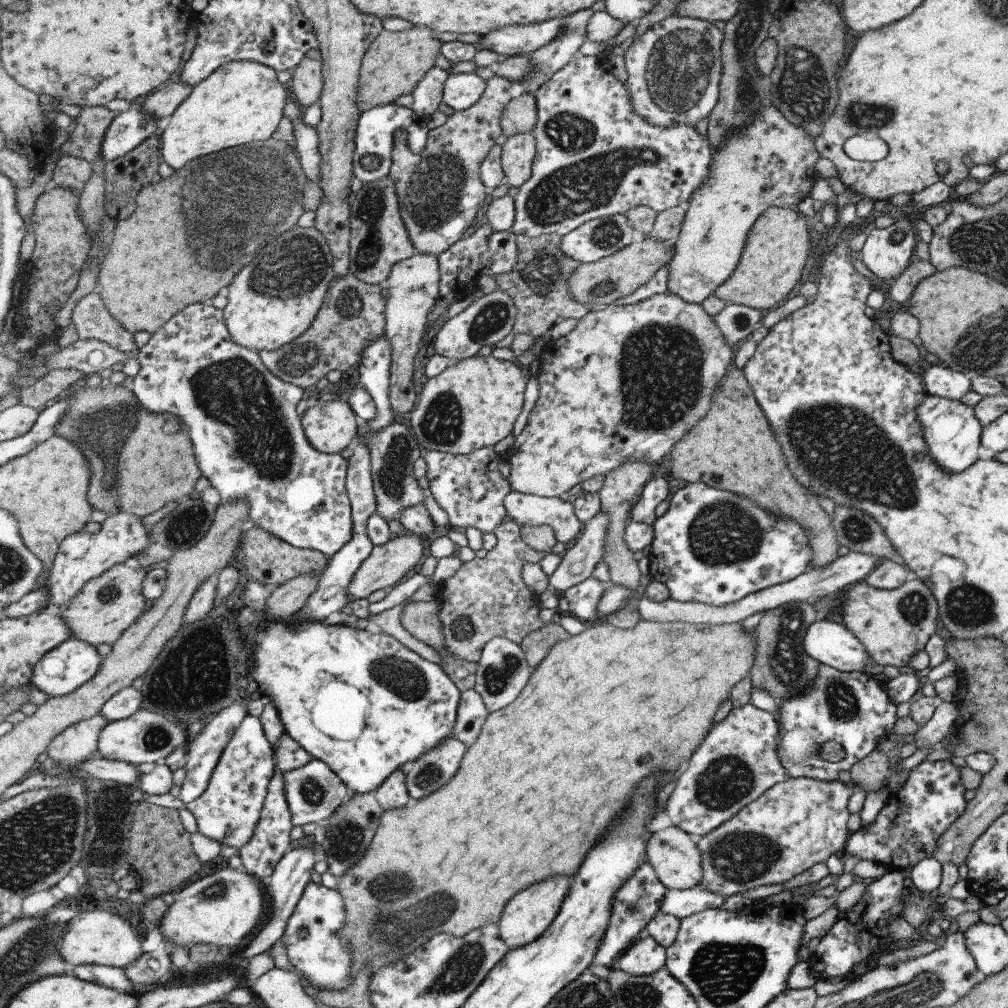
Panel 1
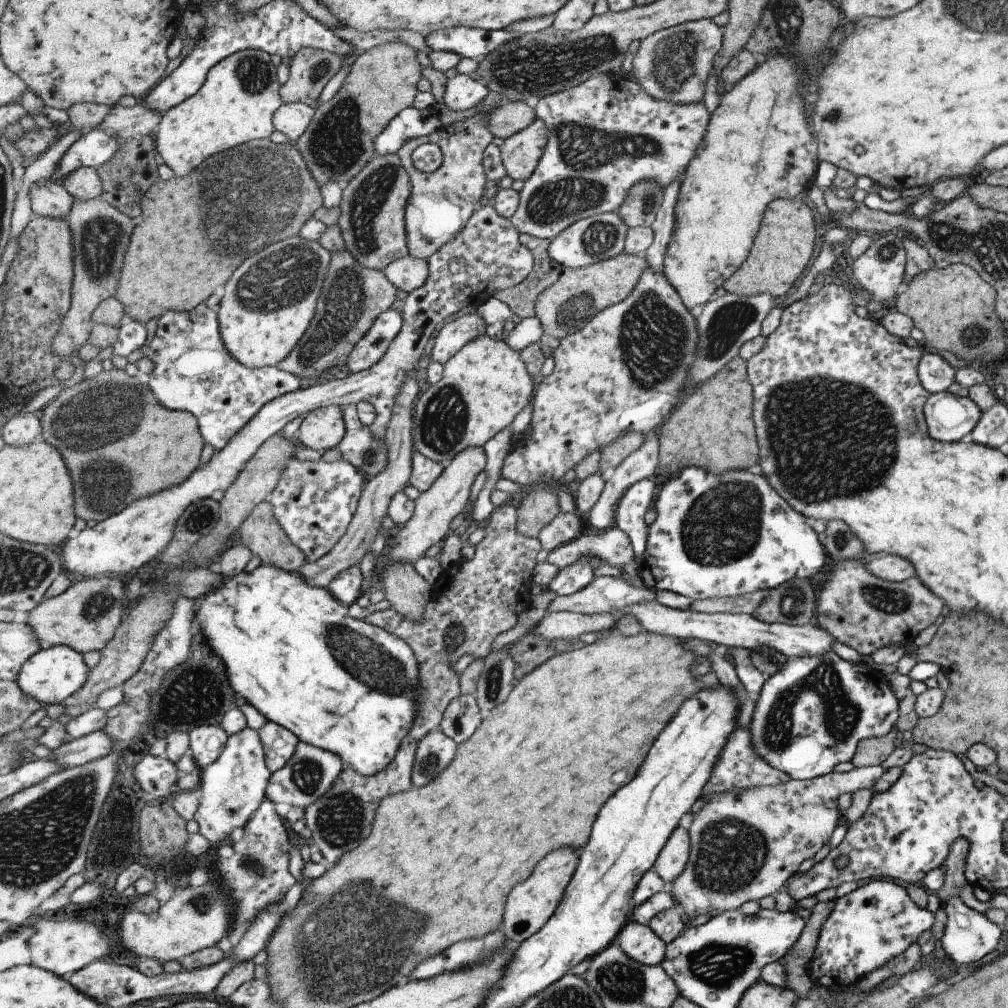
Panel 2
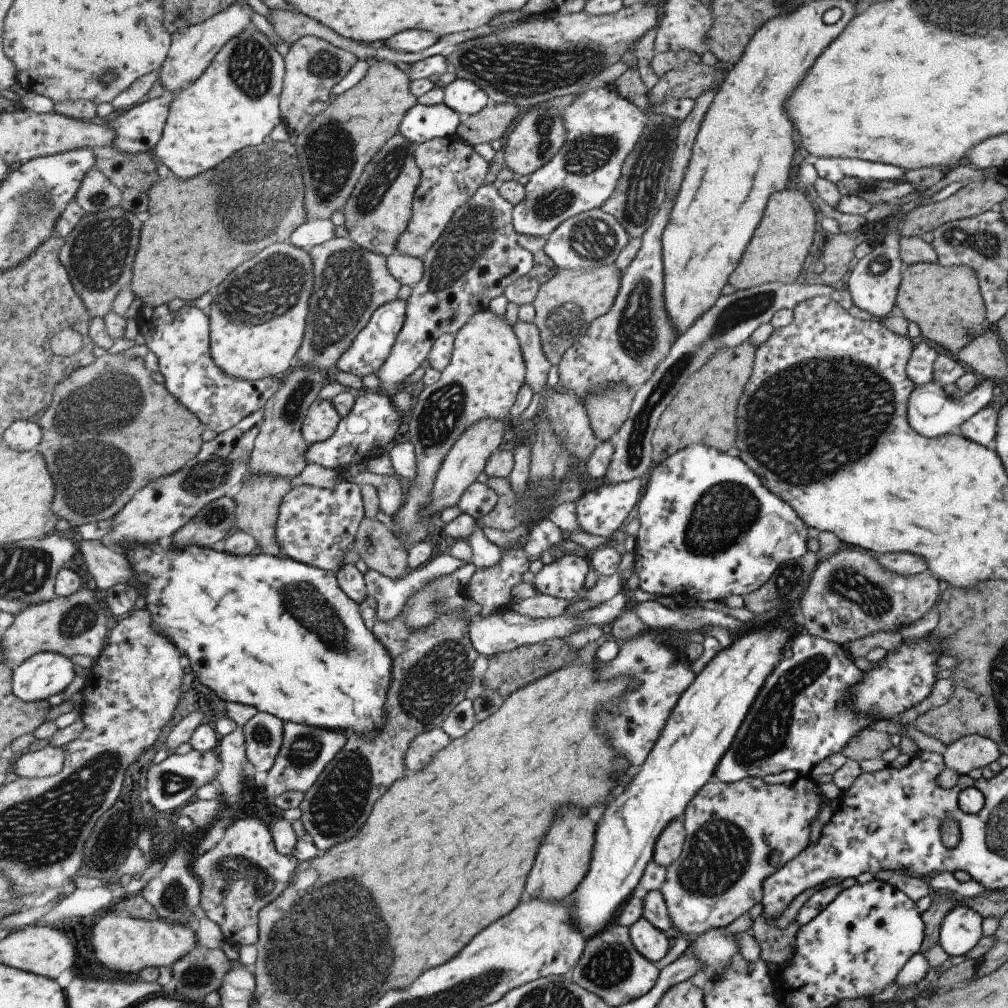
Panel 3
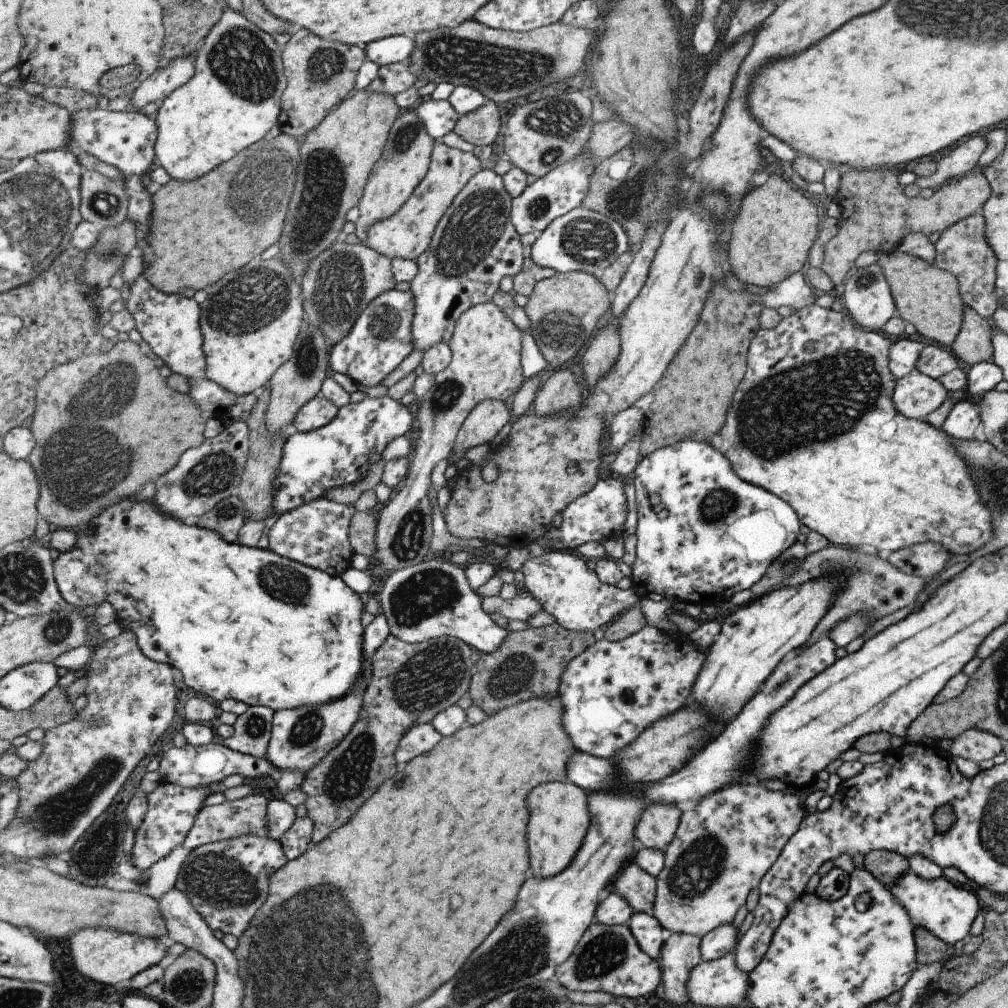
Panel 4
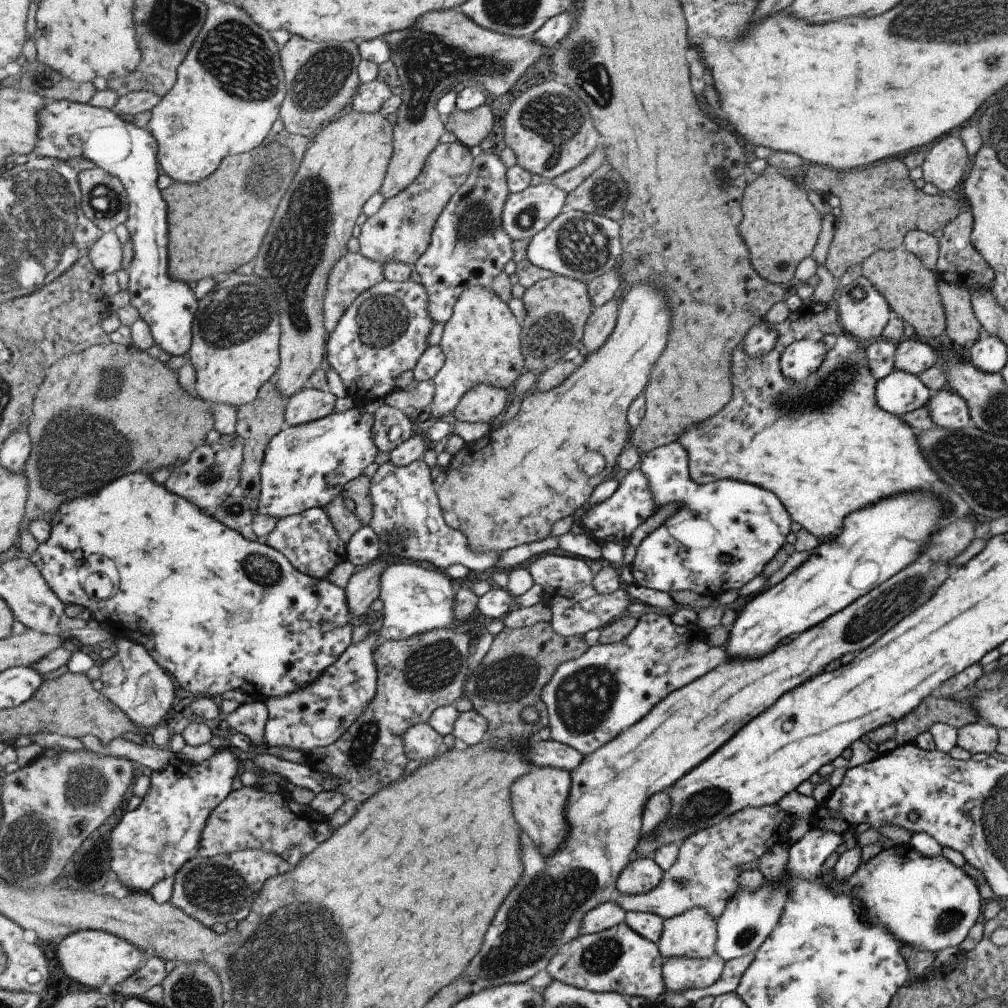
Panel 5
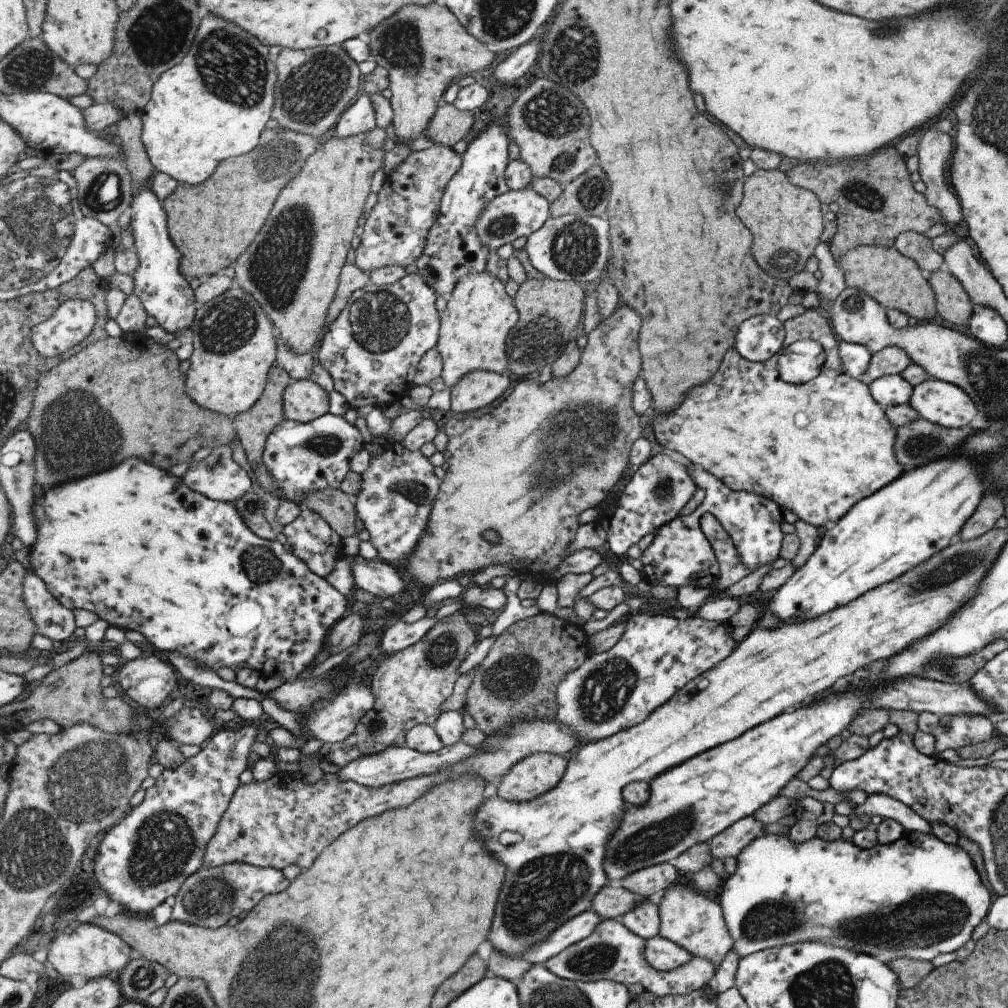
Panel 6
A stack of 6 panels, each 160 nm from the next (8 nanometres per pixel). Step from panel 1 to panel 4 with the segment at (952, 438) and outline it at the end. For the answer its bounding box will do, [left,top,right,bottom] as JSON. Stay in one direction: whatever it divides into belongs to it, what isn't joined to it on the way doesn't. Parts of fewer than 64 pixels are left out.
[890,361,1002,419]

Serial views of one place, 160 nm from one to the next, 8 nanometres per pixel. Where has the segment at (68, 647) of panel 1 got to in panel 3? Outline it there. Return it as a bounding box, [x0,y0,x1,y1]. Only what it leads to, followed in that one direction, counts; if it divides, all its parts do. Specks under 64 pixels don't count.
[13,652,75,702]

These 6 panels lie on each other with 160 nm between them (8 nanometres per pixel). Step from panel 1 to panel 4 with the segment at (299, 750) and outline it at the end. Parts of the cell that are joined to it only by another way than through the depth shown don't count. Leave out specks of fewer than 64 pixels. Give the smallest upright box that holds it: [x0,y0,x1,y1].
[223,705,275,757]

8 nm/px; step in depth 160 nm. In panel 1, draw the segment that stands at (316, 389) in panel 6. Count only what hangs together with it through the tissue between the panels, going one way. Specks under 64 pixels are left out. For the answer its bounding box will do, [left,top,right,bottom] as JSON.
[302,395,359,453]

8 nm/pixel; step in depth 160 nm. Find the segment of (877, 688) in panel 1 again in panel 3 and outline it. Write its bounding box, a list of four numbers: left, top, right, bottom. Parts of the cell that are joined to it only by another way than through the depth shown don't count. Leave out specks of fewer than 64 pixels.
[711,631,879,783]

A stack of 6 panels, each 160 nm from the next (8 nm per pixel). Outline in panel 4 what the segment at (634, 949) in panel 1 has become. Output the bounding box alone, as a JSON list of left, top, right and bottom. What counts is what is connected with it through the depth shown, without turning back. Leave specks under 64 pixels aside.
[626,912,672,960]

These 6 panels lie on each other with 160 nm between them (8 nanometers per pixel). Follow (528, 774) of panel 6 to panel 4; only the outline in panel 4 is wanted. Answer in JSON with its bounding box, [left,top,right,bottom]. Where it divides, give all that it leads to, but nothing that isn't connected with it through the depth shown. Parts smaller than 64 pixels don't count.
[527,782,591,878]

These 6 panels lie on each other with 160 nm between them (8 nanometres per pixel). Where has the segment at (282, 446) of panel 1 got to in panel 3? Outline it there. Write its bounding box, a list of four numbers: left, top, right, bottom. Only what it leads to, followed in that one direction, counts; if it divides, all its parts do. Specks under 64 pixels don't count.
[138,304,366,570]

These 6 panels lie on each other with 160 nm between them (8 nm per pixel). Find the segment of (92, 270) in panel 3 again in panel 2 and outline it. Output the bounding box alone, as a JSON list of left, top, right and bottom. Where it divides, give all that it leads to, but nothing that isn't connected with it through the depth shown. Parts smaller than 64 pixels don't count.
[53,197,135,360]

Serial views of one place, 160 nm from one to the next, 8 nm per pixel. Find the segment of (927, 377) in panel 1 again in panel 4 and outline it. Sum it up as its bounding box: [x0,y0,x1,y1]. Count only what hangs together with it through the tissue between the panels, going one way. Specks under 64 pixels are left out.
[888,337,923,378]

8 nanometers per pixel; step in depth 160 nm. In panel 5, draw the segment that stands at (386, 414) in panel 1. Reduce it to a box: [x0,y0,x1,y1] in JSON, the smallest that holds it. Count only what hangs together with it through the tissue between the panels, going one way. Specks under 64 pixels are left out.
[326,280,434,404]

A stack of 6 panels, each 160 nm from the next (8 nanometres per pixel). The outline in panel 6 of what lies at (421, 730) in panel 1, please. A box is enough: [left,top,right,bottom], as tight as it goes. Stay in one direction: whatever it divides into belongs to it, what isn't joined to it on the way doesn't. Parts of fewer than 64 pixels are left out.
[29,458,351,681]

